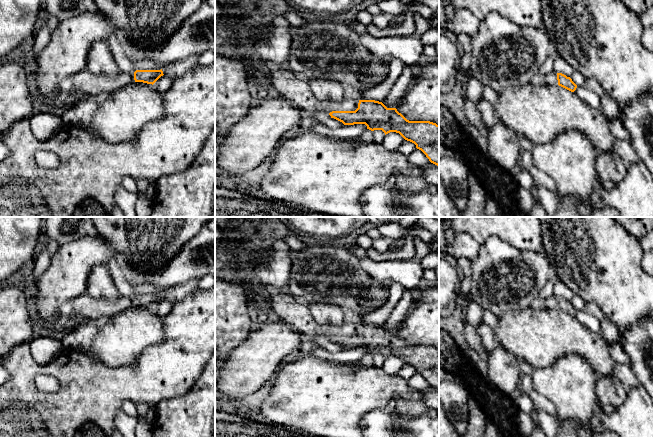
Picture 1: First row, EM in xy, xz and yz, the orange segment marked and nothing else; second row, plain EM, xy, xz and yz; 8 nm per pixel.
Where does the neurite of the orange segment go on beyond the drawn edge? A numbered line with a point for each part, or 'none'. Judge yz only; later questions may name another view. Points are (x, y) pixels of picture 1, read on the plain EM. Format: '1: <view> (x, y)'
1: yz (551, 303)

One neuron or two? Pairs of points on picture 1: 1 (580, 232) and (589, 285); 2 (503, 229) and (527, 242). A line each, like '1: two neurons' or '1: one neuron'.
1: one neuron
2: one neuron

